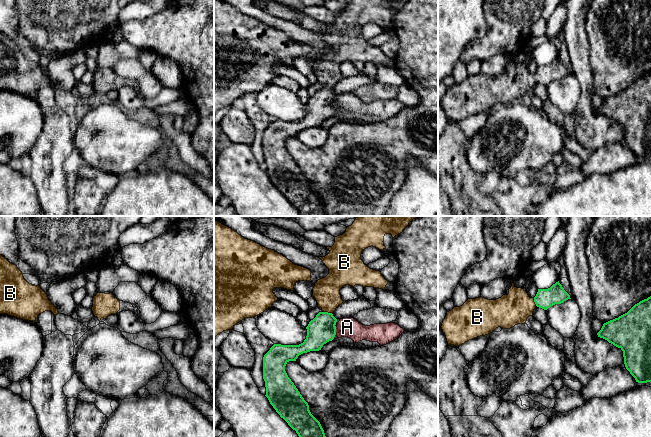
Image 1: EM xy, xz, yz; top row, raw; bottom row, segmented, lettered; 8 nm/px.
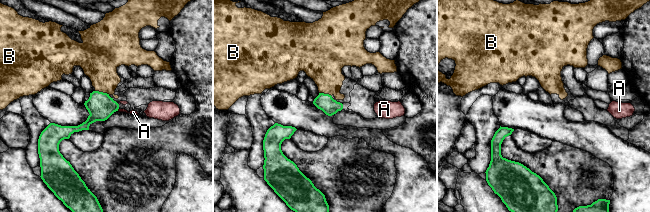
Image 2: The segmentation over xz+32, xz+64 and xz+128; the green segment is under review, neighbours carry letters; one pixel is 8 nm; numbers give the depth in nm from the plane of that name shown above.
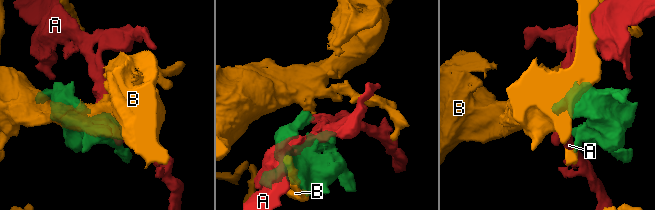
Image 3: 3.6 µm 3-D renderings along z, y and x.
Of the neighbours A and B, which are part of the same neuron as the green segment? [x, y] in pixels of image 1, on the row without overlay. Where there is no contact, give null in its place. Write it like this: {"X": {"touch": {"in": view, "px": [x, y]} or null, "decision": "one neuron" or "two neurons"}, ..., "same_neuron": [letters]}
{"A": {"touch": {"in": "xz", "px": [335, 107]}, "decision": "two neurons"}, "B": {"touch": {"in": "xz", "px": [327, 88]}, "decision": "one neuron"}, "same_neuron": ["B"]}

